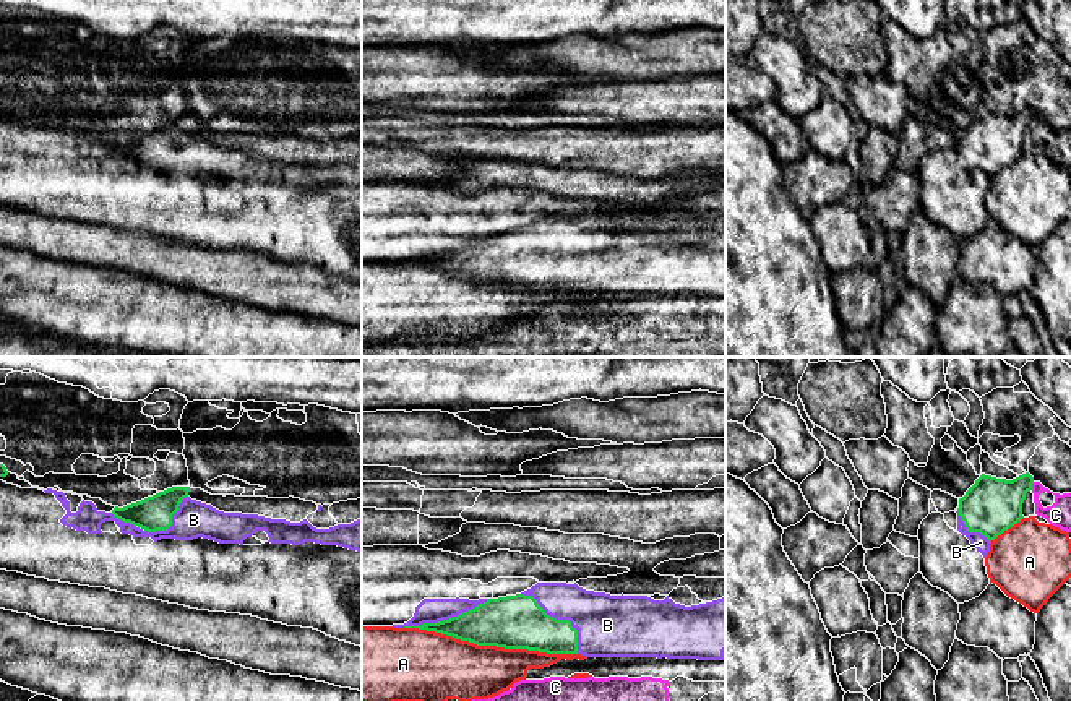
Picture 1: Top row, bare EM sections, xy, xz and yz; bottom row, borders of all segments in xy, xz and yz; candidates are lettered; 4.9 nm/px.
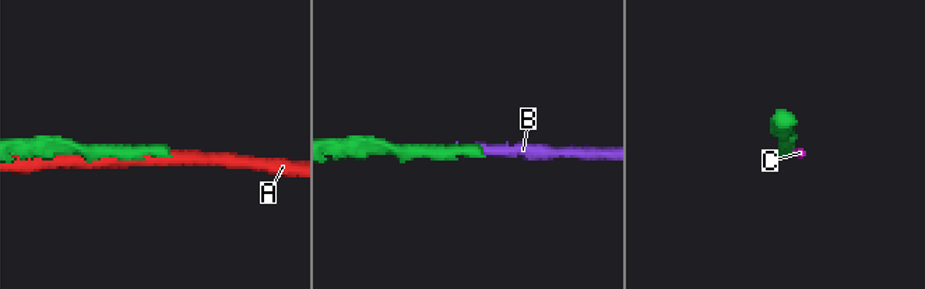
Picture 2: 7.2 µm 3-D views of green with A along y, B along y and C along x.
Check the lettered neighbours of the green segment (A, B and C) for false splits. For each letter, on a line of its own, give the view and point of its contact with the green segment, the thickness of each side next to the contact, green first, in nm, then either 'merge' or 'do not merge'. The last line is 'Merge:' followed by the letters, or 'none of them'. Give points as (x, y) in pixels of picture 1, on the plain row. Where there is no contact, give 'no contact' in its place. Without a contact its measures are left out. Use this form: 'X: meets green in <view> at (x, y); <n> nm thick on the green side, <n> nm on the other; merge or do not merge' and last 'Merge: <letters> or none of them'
A: meets green in xz at (490, 281); 280 nm thick on the green side, 300 nm on the other; do not merge
B: meets green in xz at (560, 257); 280 nm thick on the green side, 300 nm on the other; merge
C: meets green in yz at (1031, 122); 280 nm thick on the green side, 120 nm on the other; do not merge
Merge: B

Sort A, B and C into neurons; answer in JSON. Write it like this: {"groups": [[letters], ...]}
{"groups": [["A"], ["B"], ["C"]]}

